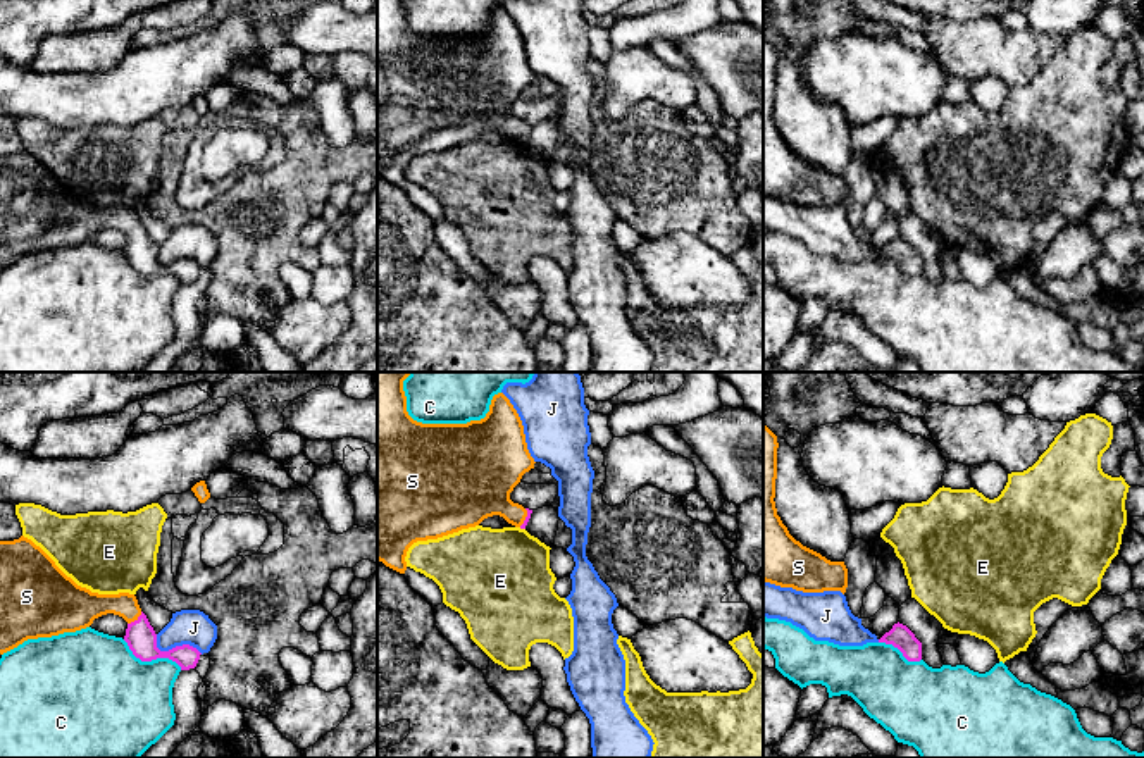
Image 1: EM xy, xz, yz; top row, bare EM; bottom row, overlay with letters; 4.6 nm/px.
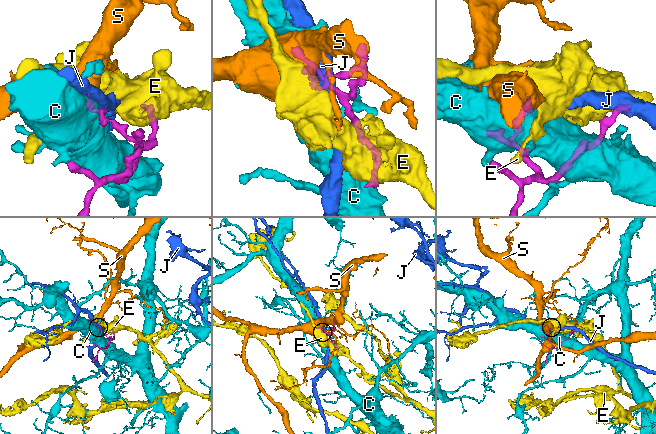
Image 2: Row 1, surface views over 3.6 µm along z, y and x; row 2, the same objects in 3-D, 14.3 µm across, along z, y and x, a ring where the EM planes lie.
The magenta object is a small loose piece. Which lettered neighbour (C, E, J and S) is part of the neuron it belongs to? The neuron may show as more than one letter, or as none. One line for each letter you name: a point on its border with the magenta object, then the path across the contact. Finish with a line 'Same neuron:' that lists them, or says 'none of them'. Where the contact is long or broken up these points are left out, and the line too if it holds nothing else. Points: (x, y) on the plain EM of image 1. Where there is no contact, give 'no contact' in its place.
S: contact xy (135, 235); way xy (140, 250), (135, 235), (119, 219), (83, 221)
Same neuron: S

